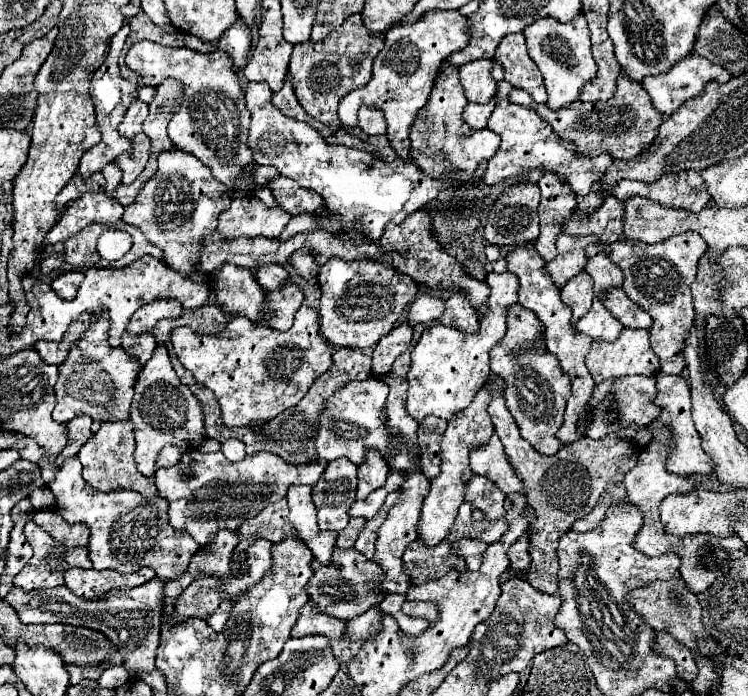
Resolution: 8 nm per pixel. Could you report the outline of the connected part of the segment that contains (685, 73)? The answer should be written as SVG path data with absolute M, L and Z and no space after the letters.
M690 53L686 55L682 61L678 61L672 69L668 69L666 73L662 75L656 75L656 77L646 77L646 81L642 81L642 87L648 91L650 99L652 99L652 105L660 111L660 113L666 113L666 115L672 115L674 109L678 109L678 105L682 105L682 101L690 99L690 97L696 97L698 93L702 93L702 89L706 87L708 81L718 81L718 83L726 83L730 79L730 71L720 67L720 65L714 65L712 61L706 61L704 57L698 57L698 53Z

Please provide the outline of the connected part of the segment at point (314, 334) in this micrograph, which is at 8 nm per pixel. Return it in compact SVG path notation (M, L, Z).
M306 305L298 309L294 325L284 333L278 333L266 325L256 325L246 317L234 317L226 325L226 329L216 335L196 335L186 327L176 327L170 333L170 343L180 363L196 377L196 381L214 391L220 405L222 423L230 429L244 427L250 423L266 423L282 411L298 405L298 401L306 395L314 379L330 369L334 353L334 347L320 333L318 313Z

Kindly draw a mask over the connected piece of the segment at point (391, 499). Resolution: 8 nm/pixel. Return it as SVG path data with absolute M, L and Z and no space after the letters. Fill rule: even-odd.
M394 491L394 493L390 493L388 497L386 497L386 501L384 501L384 505L380 507L380 511L372 517L372 519L368 519L366 521L366 525L364 525L364 529L360 531L360 535L358 535L358 539L356 539L356 551L360 551L362 555L366 555L368 559L372 559L374 557L374 543L376 543L376 531L378 531L378 527L384 523L384 519L386 519L386 515L388 515L388 511L390 511L390 507L396 503L396 499L398 499L398 491Z

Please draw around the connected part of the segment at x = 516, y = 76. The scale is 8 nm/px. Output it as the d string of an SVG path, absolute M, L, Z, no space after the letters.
M524 33L506 35L500 41L500 45L496 47L494 61L498 61L502 65L504 79L512 87L520 87L520 89L528 91L536 103L546 103L548 95L544 89L544 79L540 75L540 69L528 55L528 49L524 43Z

